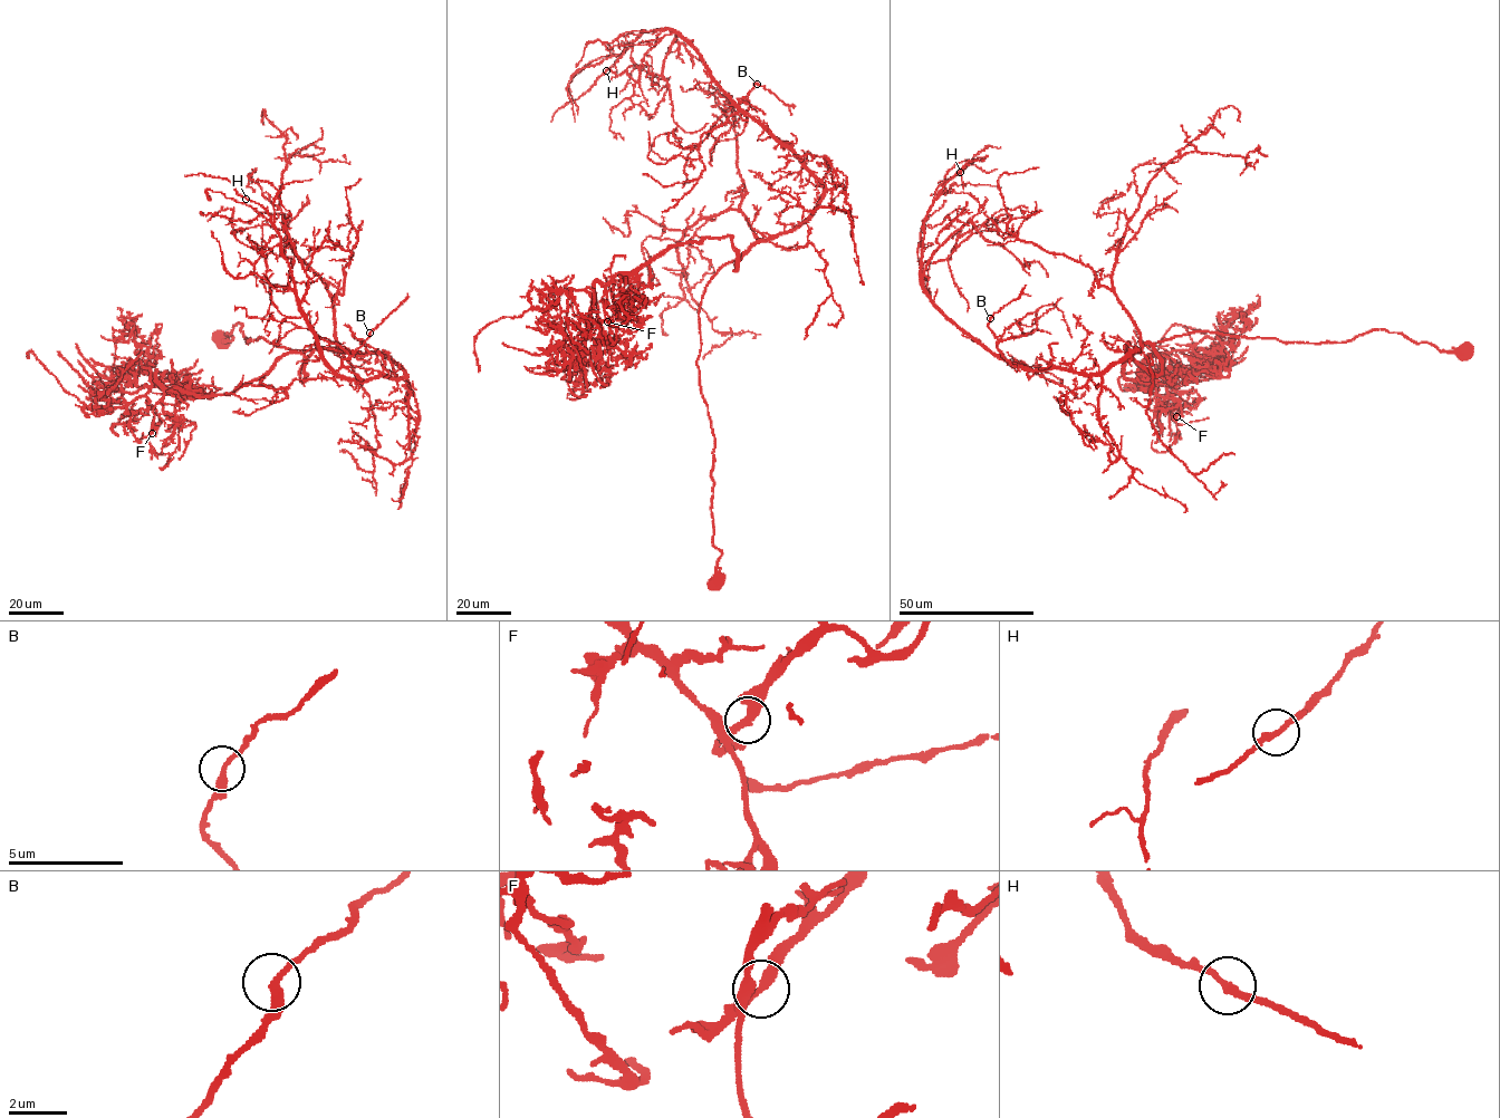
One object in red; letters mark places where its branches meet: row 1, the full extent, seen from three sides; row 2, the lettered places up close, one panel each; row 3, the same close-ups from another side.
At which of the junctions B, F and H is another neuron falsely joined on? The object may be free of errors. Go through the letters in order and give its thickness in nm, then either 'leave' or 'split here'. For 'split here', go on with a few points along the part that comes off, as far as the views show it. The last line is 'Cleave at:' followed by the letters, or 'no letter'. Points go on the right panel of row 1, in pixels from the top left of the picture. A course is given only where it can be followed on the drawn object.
B: 280 nm thick; leave
F: 320 nm thick; leave
H: 240 nm thick; leave
Cleave at: no letter

